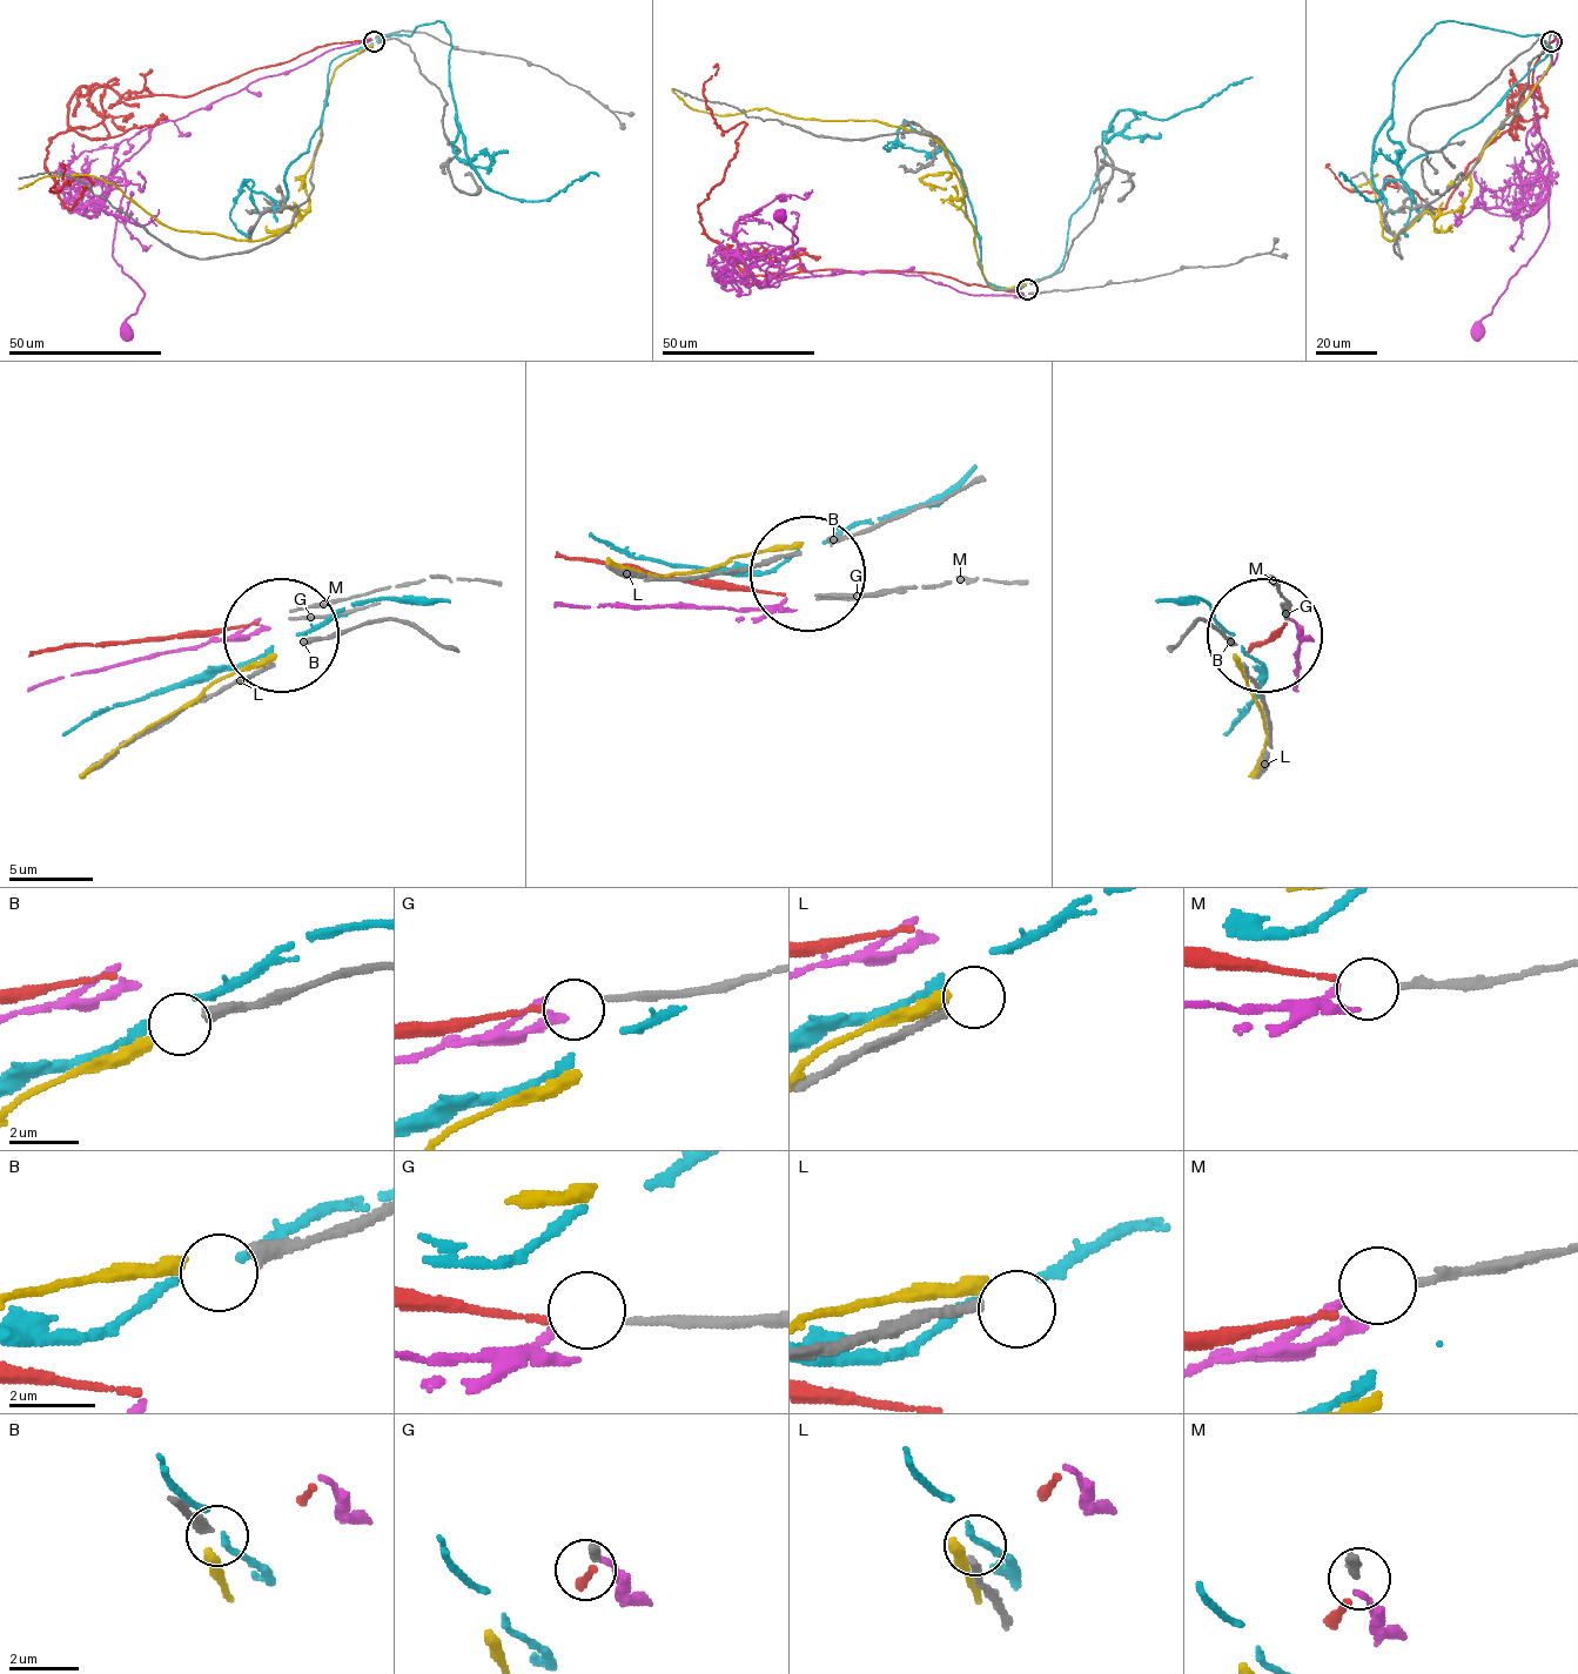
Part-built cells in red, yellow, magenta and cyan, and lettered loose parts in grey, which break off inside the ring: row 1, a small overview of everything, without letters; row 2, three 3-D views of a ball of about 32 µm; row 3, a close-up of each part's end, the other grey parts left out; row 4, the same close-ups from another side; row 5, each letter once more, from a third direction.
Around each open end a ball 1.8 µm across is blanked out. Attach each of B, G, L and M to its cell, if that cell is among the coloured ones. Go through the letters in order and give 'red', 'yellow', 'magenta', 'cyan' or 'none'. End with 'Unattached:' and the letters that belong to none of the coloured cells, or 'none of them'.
B: yellow
G: red
L: none
M: magenta
Unattached: L

